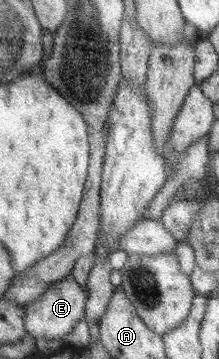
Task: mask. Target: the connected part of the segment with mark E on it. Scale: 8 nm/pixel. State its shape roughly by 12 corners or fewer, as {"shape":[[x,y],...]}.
{"shape":[[72,275],[24,307],[27,334],[62,339],[84,319]]}

